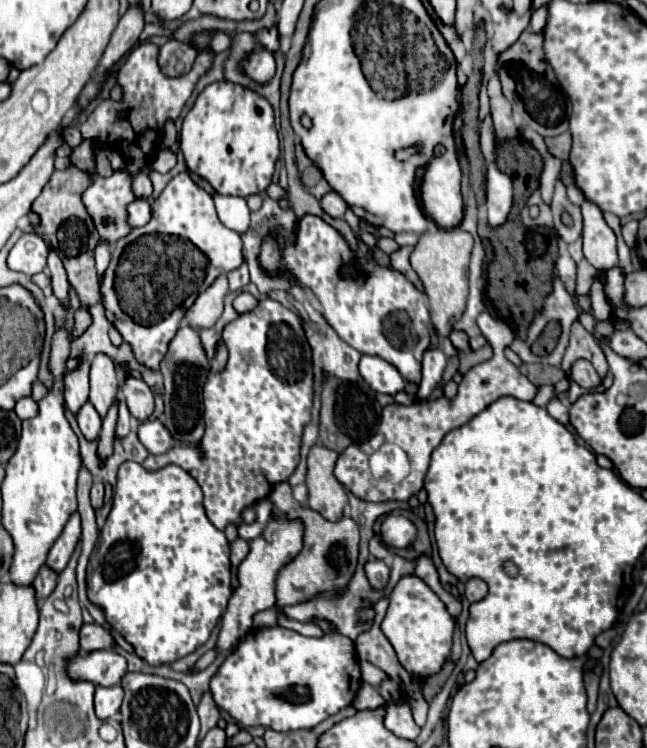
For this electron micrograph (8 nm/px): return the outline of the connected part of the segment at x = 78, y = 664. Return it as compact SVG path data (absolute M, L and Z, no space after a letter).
M97 650L89 656L75 656L67 662L71 678L83 678L97 686L115 686L127 672L127 660L115 650Z

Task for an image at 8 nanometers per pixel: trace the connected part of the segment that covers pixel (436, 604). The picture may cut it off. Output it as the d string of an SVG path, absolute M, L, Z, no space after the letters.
M405 576L399 580L389 596L389 608L381 622L381 630L395 648L401 666L415 678L423 680L435 676L451 656L455 618L447 612L431 588L417 576Z

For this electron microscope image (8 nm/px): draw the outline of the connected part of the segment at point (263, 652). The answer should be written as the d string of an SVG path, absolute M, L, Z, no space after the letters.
M281 626L251 630L235 648L235 652L221 664L219 672L211 680L211 694L219 708L229 712L241 726L265 726L277 732L313 728L327 716L337 714L341 708L351 706L361 686L359 660L355 656L355 644L339 634L325 632L321 638L307 638Z

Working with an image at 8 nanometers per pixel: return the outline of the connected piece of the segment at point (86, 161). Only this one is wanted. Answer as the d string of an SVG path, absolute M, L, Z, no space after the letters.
M85 140L81 146L73 148L71 150L71 156L69 156L71 164L77 166L77 168L81 168L81 170L91 170L93 172L95 162L93 162L93 150L91 148L93 148L91 146L91 140Z

